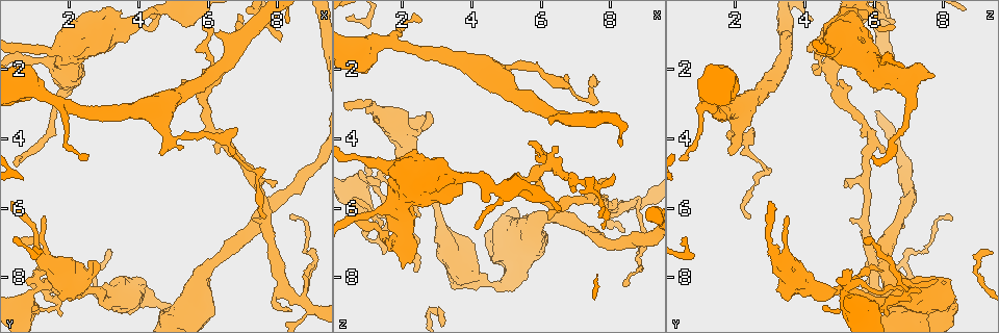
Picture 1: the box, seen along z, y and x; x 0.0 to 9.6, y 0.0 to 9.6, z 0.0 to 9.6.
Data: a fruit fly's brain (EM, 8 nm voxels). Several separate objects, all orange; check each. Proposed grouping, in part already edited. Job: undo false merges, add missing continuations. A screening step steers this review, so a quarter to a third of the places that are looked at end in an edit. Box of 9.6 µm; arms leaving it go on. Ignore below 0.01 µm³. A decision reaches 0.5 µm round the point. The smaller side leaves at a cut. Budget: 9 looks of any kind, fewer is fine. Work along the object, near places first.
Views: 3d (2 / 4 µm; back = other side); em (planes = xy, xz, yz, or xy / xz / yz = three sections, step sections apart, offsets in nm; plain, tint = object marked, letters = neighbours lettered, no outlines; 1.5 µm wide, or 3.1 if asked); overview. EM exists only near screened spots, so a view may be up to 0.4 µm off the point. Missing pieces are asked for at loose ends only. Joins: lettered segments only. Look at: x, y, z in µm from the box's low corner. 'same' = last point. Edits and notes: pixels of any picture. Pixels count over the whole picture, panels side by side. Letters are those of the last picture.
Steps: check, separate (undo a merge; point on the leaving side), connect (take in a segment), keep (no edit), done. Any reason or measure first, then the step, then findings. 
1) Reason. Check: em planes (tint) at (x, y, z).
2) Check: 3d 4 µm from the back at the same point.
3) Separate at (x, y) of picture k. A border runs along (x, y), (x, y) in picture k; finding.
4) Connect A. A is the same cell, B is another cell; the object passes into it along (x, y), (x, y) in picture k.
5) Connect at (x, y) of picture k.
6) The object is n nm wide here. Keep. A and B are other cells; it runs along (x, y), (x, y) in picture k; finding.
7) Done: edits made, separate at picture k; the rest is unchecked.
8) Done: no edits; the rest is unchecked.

An open end. Check: 3d 4 µm at (4.70, 4.45, 1.85).

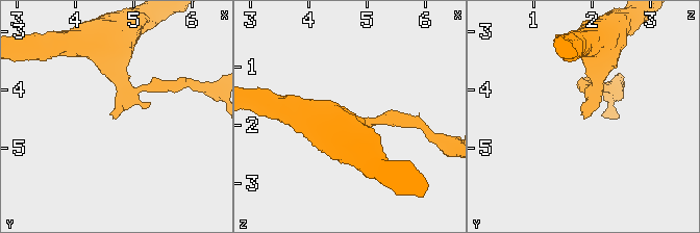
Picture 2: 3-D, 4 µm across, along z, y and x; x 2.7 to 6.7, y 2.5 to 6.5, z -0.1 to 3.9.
Check: em yz step 8 (letters) at (4.70, 4.45, 1.85).

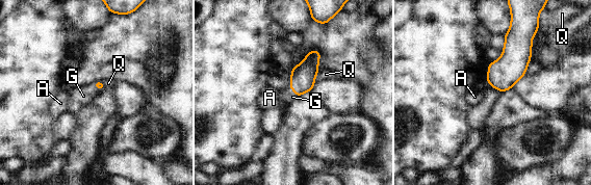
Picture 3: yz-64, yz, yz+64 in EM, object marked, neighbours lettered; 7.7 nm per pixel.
Another direction. Check: em planes (letters) at the same point.

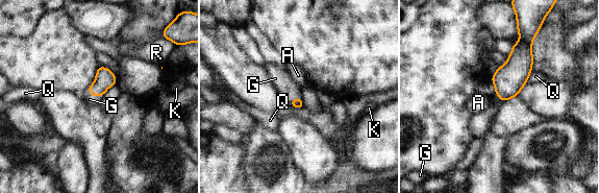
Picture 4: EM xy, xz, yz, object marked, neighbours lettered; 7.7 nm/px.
Connect G. G is the same cell, A, K, Q and R are other cells; the object passes into it along (105, 78), (94, 95), (90, 99) in picture 4; the neuron continues.

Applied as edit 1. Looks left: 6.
Check: overview.

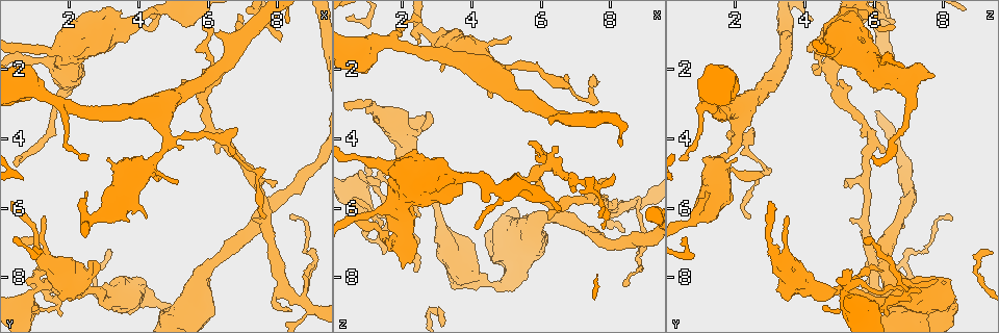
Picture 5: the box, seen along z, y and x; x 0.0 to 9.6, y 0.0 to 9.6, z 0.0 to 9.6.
Branch stops here. Check: em planes (plain) at (7.90, 5.30, 5.15).

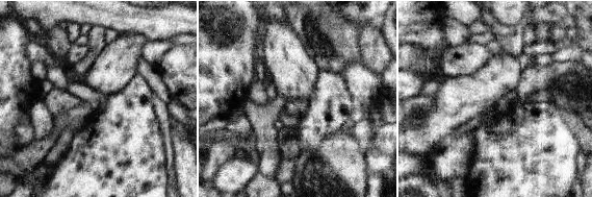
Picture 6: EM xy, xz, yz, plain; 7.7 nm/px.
Check: em planes (letters) at the same point.

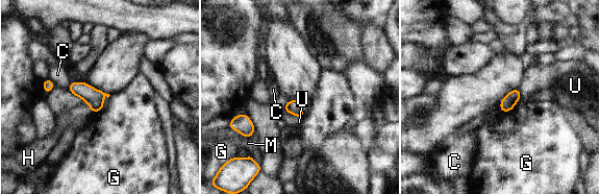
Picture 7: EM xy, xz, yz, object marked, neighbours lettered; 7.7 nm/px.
Keep. C, G, H, M and U are other cells; a border runs along (520, 97), (510, 110), (500, 112) in picture 7; none of them fits.

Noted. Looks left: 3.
Branch stops here. Check: 3d 2 µm at (6.30, 0.95, 3.60).

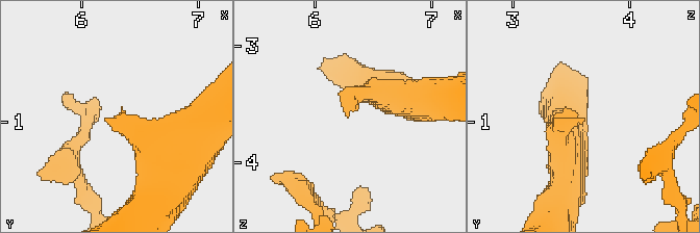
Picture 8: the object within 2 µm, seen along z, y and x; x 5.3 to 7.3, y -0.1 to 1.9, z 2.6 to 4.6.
Shape alone is not enough. Check: em xz step 4 (letters) at (6.28, 0.98, 3.58).

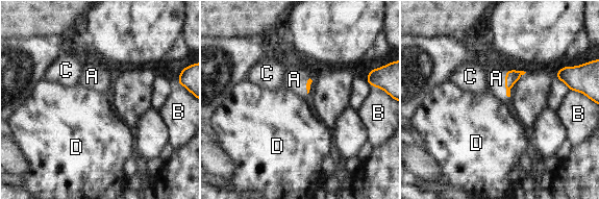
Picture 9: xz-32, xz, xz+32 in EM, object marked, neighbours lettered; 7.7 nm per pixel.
Connect A. A is the same cell, B, C and D are other cells; the object passes into it along (512, 76), (505, 84), (496, 78) in picture 9; the neuron continues.

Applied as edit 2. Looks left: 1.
Done: edits made, connect at picture 4, connect at picture 9; the rest is unchecked.

